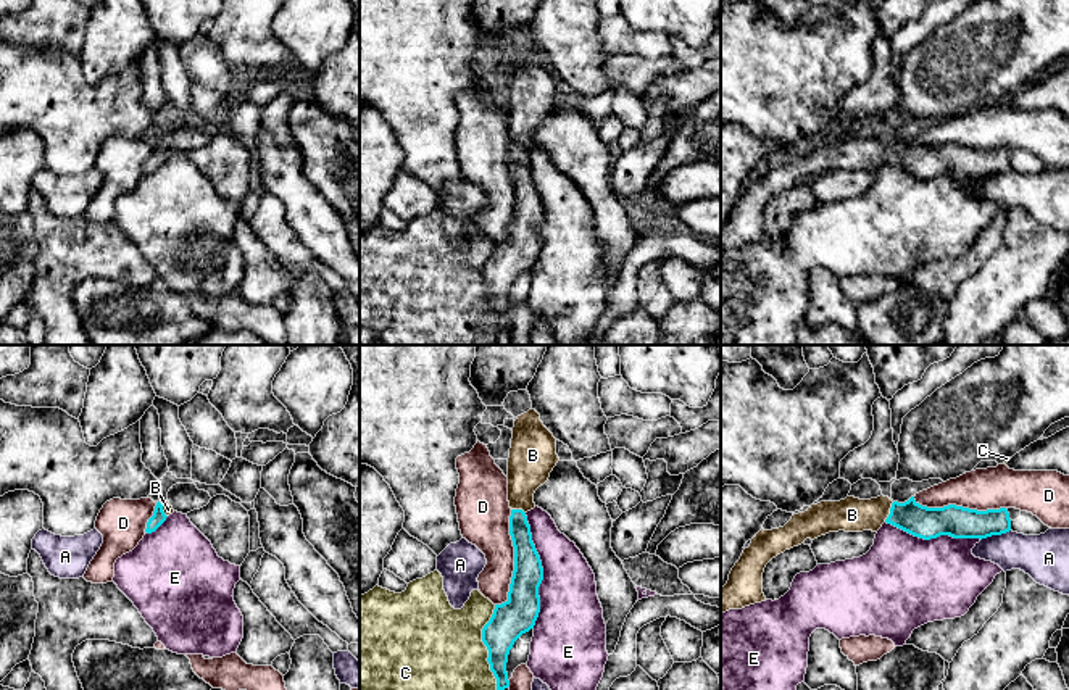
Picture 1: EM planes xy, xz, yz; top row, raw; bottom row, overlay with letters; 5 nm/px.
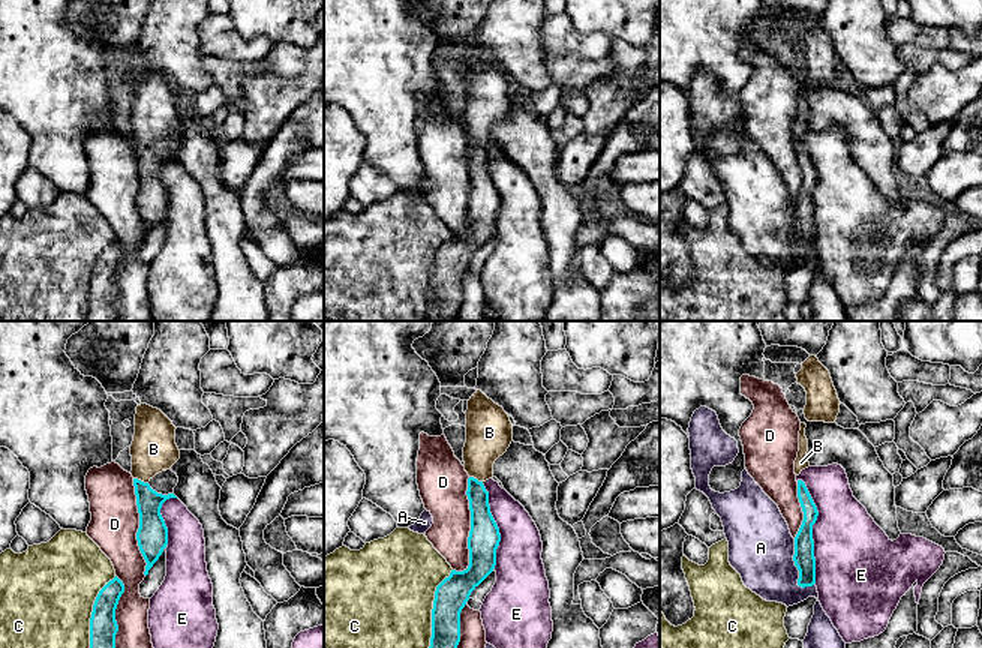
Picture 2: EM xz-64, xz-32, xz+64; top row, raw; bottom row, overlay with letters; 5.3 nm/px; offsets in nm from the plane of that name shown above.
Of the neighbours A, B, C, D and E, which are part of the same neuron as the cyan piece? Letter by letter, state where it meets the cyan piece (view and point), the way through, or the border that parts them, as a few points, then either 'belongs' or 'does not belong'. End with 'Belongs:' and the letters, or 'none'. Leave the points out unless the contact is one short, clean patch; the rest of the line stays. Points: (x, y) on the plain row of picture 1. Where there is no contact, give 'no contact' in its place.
A: contact yz (995, 173); does not belong
B: contact yz (890, 150); way yz (926, 162), (890, 150), (852, 153); belongs
C: contact xz (487, 287); does not belong
D: contact xz (515, 199); does not belong
E: contact xz (542, 210); does not belong
Belongs: B

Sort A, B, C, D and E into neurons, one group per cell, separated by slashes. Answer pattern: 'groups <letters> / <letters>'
groups A / B / C / D / E

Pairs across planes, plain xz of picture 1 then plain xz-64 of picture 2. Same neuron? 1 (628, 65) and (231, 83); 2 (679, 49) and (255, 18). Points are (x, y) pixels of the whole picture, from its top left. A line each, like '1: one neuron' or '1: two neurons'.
1: one neuron
2: two neurons

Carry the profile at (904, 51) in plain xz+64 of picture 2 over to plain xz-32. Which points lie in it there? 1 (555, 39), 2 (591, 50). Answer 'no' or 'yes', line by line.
1: no
2: no

